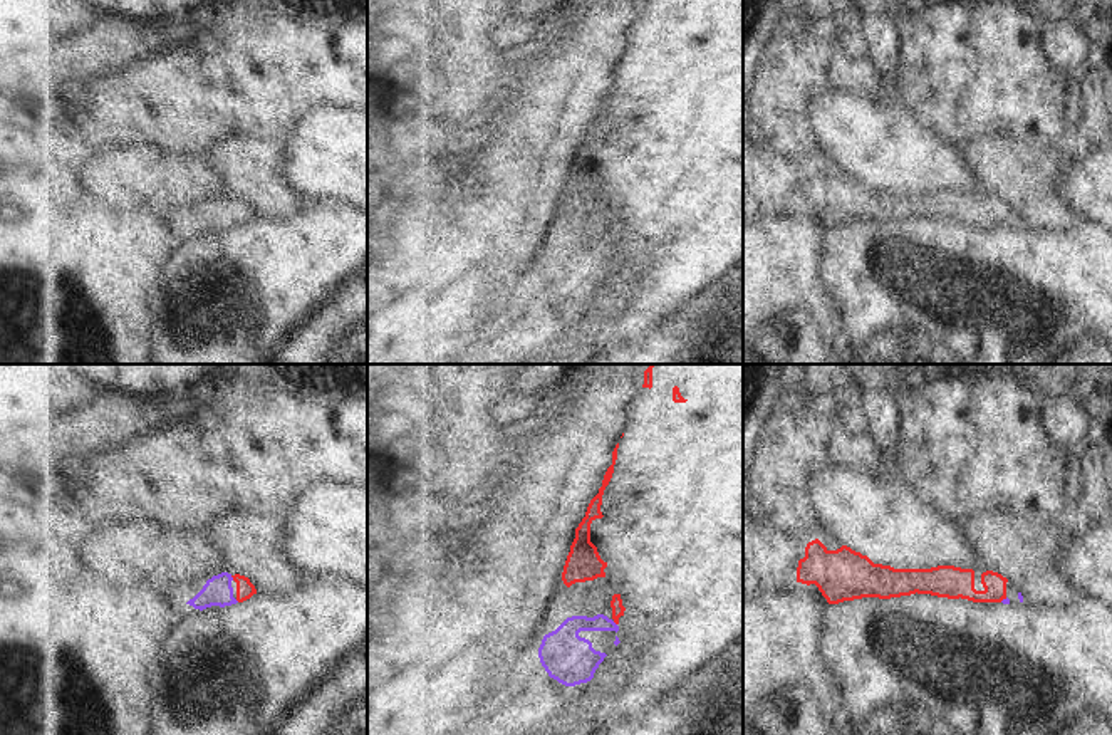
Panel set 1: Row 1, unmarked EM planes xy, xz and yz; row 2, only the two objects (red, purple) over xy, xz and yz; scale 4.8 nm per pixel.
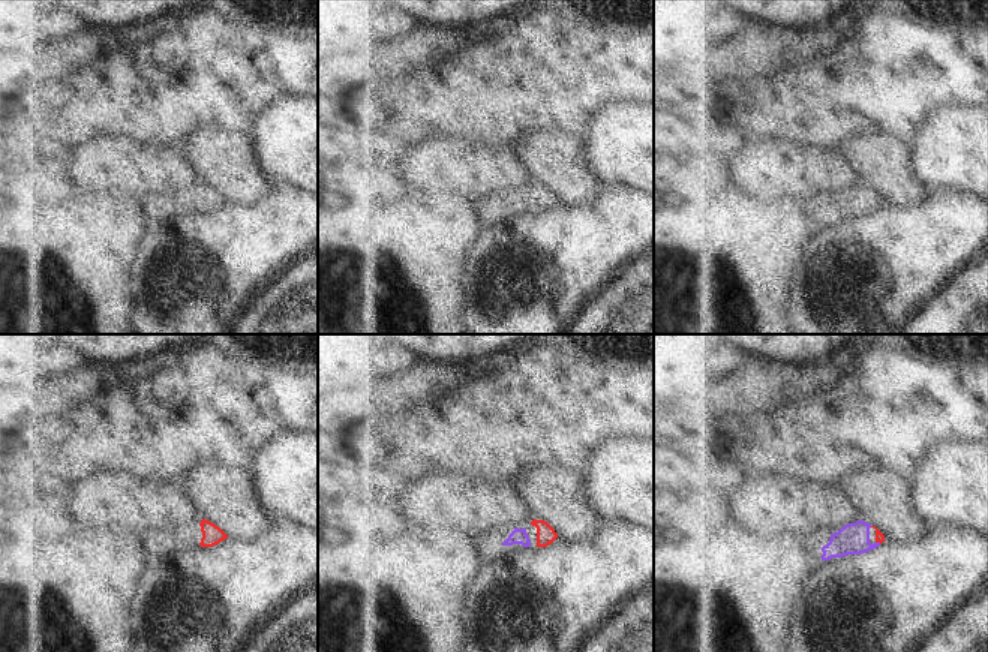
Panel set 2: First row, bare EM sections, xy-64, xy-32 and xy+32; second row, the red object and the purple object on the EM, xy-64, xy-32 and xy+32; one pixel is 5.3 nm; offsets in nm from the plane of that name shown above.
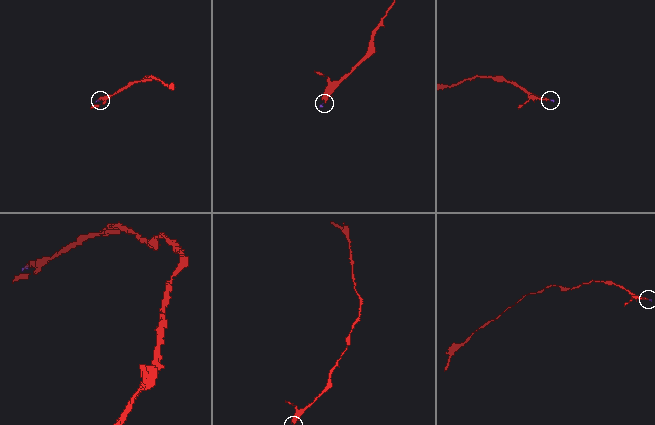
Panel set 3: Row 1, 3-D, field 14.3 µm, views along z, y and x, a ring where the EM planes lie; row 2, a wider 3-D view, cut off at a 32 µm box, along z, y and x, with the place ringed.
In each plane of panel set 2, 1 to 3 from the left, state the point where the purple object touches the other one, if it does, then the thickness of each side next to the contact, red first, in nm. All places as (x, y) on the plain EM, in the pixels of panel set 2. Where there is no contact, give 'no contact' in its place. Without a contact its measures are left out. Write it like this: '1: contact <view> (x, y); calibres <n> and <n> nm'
1: no contact
2: no contact
3: contact xy+32 (879, 206); calibres 50 and 170 nm

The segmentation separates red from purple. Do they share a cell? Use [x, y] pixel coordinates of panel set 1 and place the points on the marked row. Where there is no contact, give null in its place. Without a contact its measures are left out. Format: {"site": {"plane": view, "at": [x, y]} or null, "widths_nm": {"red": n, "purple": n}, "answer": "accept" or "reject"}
{"site": {"plane": "xy", "at": [232, 576]}, "widths_nm": {"red": 90, "purple": 140}, "answer": "accept"}

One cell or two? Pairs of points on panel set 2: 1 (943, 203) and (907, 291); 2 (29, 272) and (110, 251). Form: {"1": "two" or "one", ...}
{"1": "one", "2": "one"}

